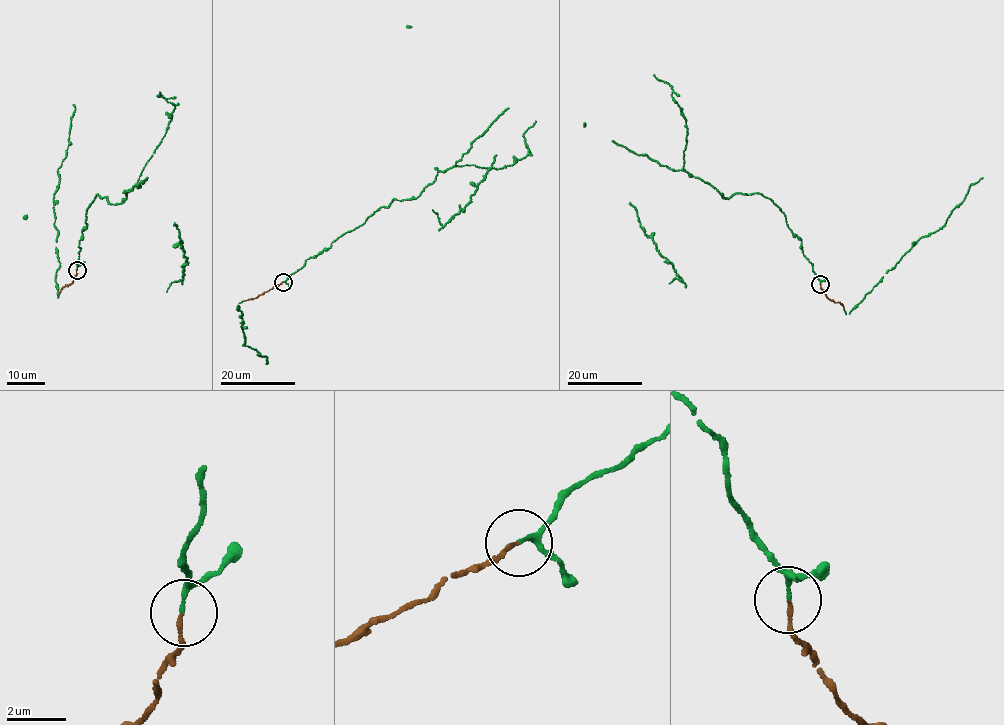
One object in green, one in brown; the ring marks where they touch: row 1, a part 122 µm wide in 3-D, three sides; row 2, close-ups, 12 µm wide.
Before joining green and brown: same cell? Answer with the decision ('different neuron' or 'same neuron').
same neuron

